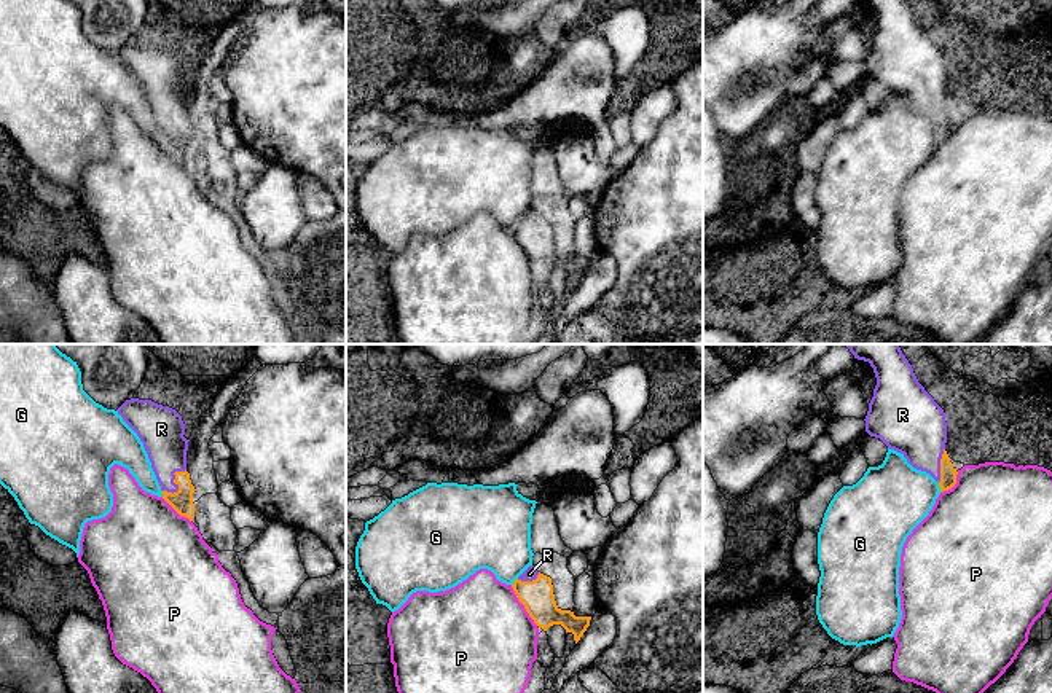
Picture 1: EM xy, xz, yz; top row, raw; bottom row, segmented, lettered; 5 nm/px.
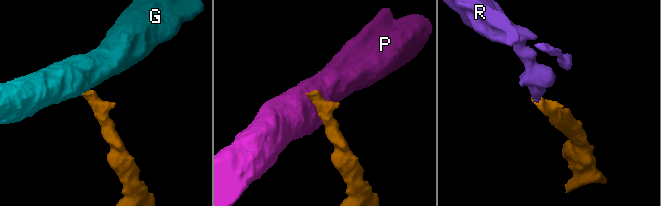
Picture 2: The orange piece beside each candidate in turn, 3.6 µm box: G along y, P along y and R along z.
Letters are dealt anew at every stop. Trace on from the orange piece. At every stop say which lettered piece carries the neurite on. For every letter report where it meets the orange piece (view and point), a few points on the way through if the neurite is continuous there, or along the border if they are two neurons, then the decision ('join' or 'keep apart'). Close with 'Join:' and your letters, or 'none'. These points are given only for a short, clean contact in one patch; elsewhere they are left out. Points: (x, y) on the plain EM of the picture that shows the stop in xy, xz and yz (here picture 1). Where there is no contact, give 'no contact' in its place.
G: meets orange in yz at (939, 129); border along yz (938, 126), (941, 134); keep apart
P: meets orange in xz at (523, 247); keep apart
R: meets orange in xy at (176, 126); runs through xy (182, 144), (176, 126), (163, 82); join
Join: R

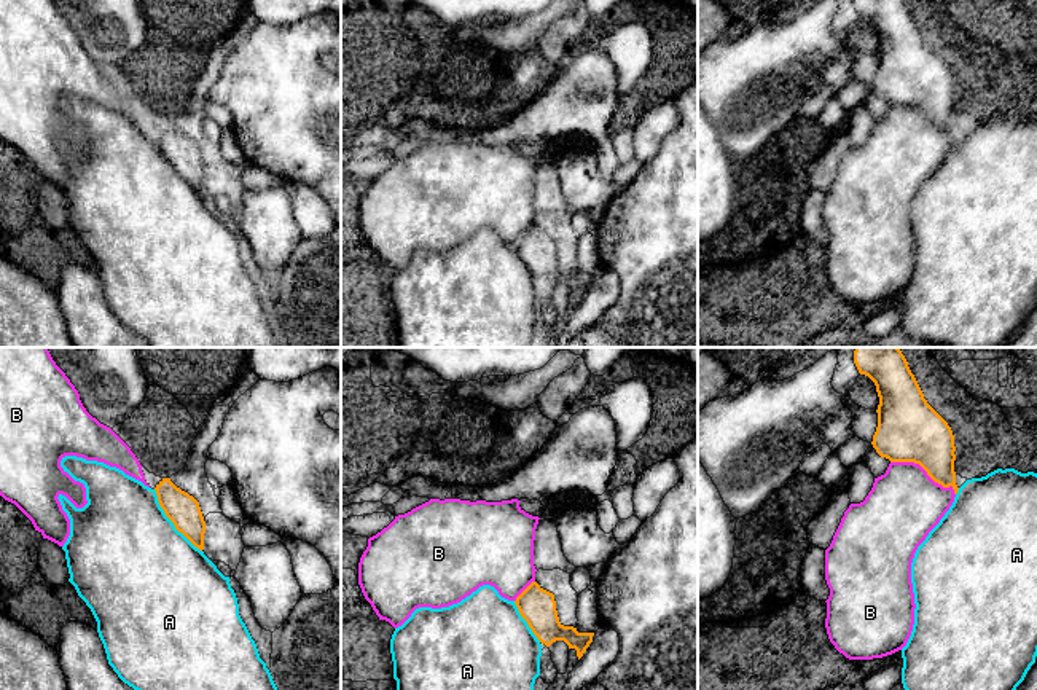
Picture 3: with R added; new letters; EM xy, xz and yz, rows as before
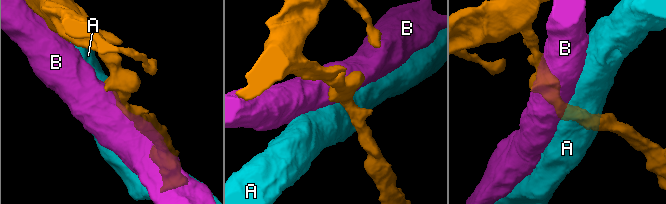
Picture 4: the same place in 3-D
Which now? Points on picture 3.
A: meets orange in xy at (171, 163); keep apart
B: meets orange in yz at (924, 112); keep apart
Join: none

